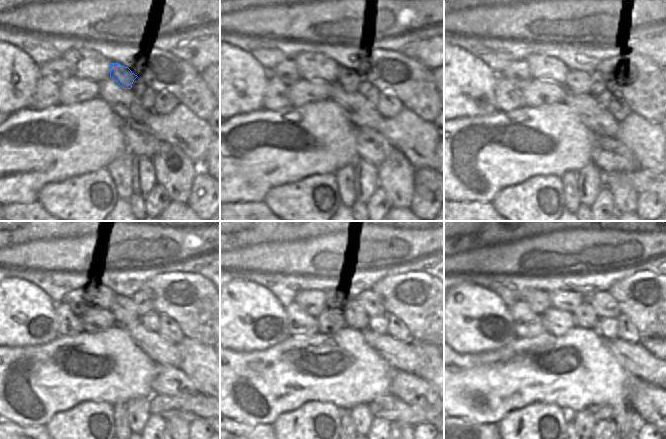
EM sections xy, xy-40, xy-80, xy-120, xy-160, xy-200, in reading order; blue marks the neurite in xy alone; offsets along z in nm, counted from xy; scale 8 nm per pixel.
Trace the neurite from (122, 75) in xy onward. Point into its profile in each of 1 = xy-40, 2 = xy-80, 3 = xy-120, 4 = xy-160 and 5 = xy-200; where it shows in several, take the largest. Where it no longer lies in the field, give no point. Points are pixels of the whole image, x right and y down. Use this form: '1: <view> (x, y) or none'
1: xy-40 (350, 81)
2: xy-80 (576, 82)
3: xy-120 (126, 316)
4: xy-160 (355, 317)
5: xy-200 (584, 316)

